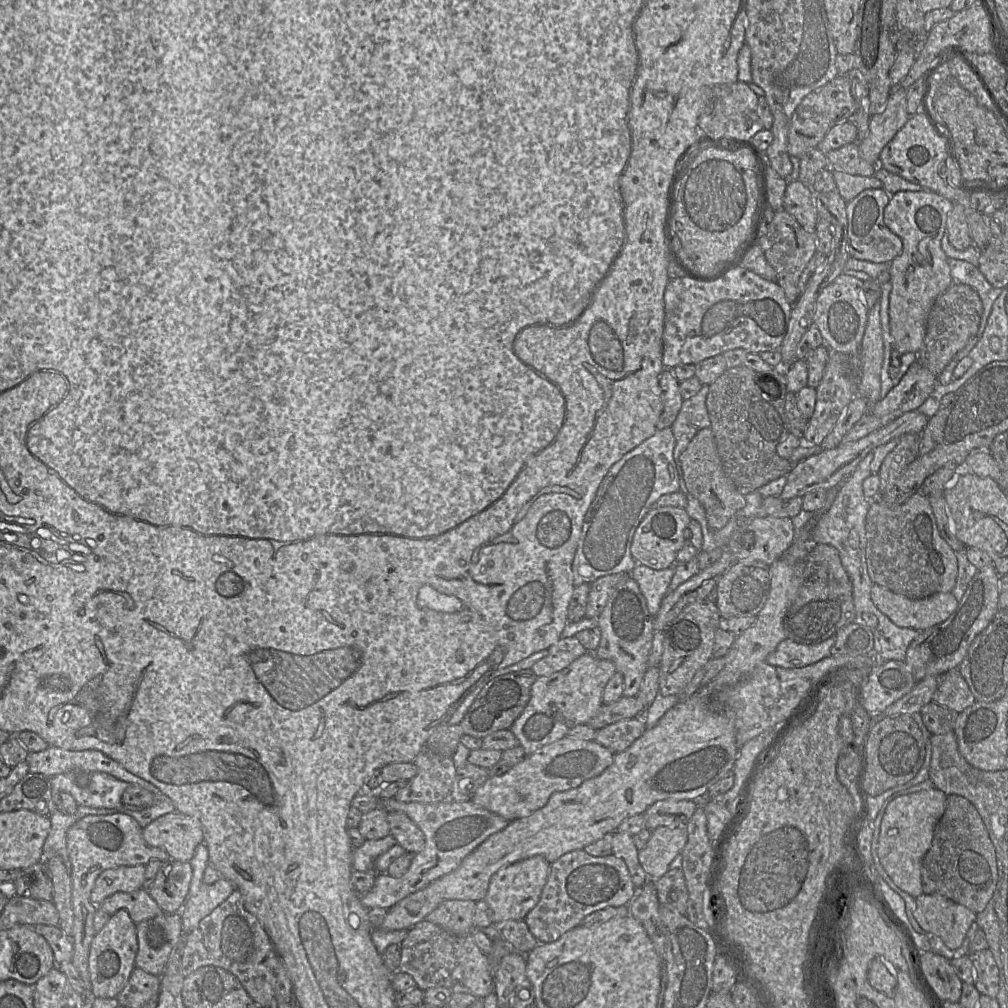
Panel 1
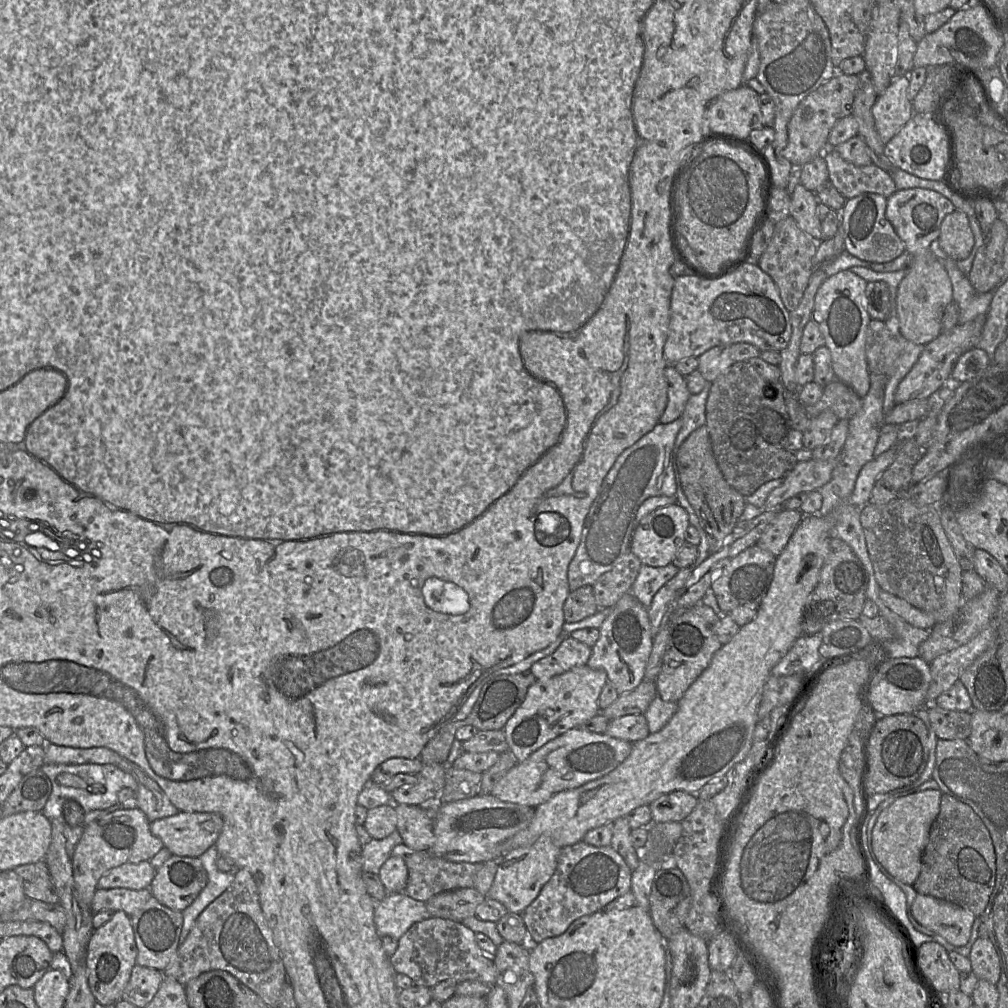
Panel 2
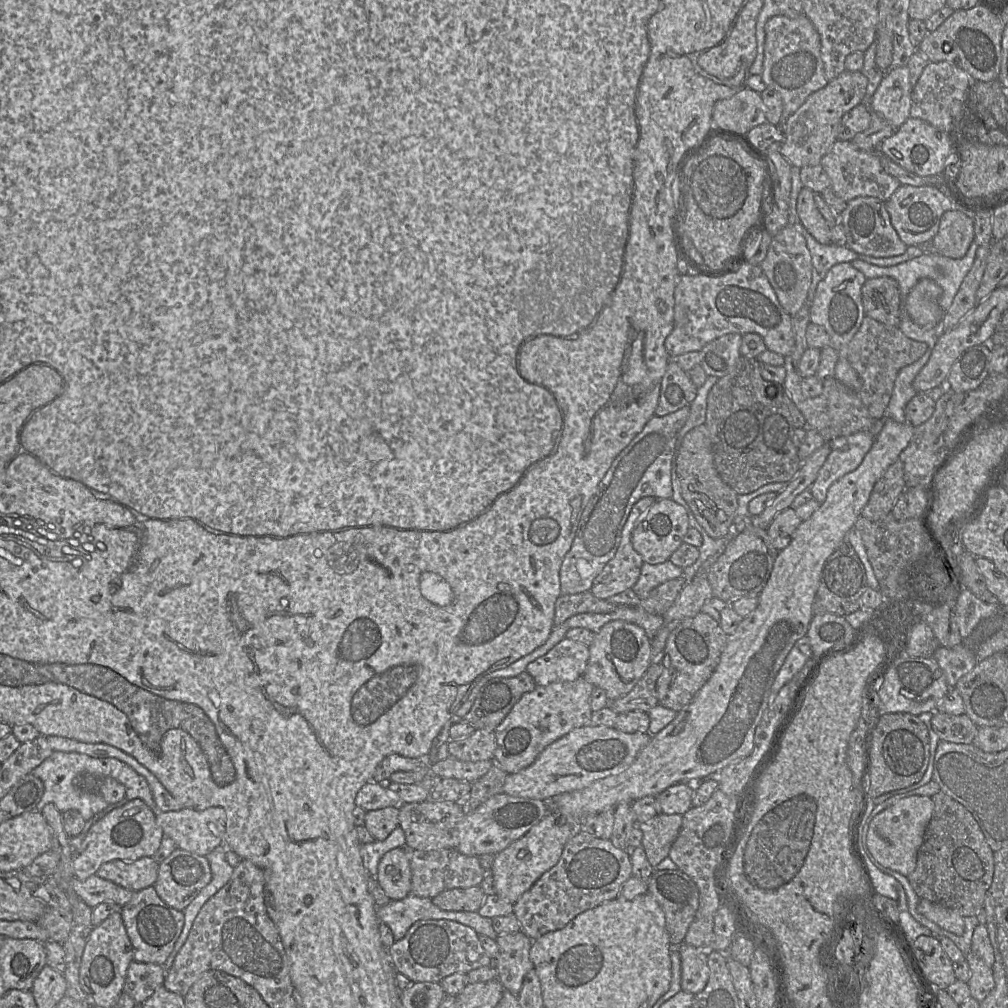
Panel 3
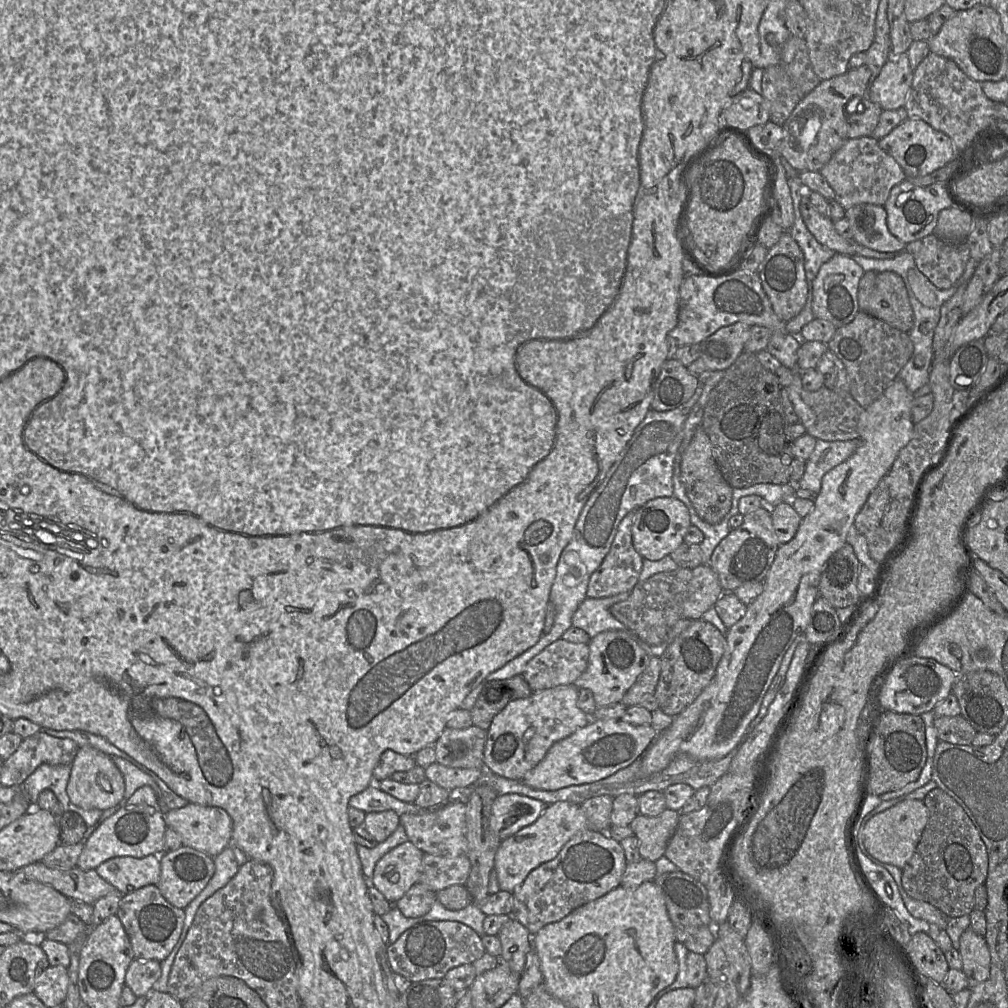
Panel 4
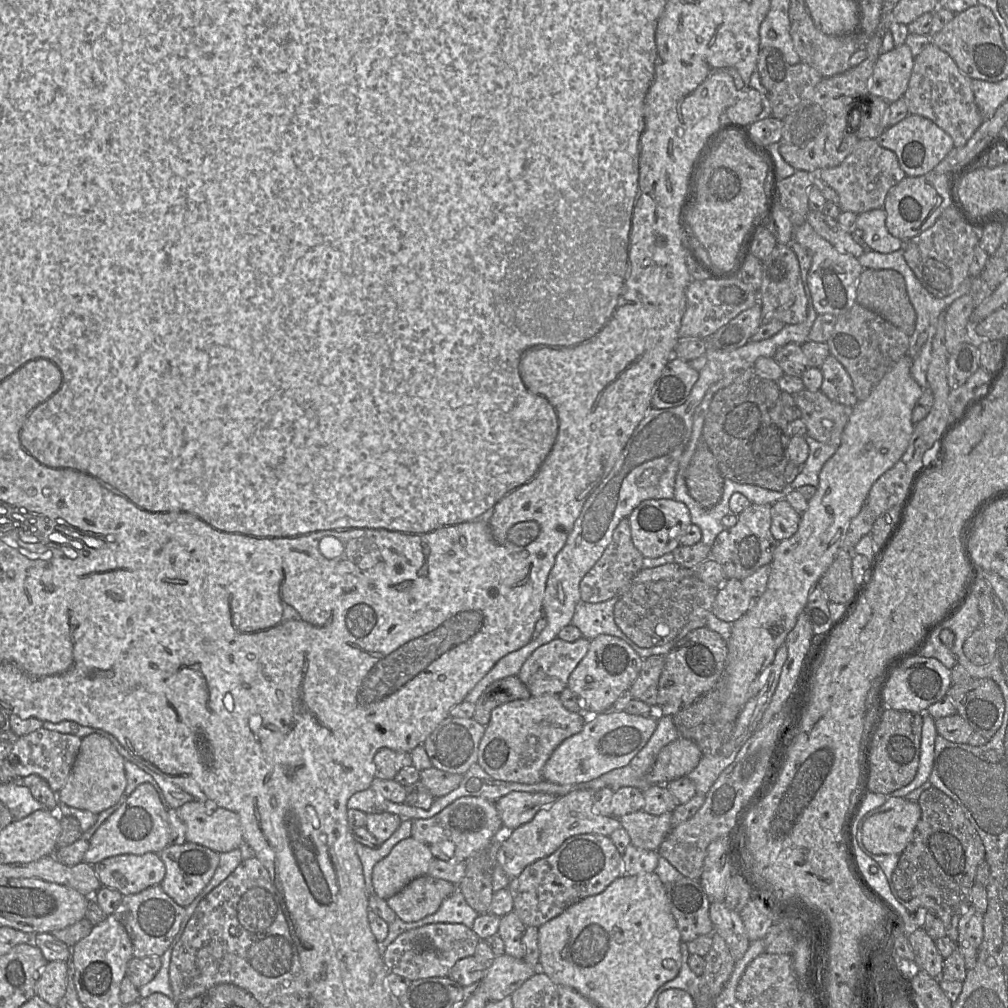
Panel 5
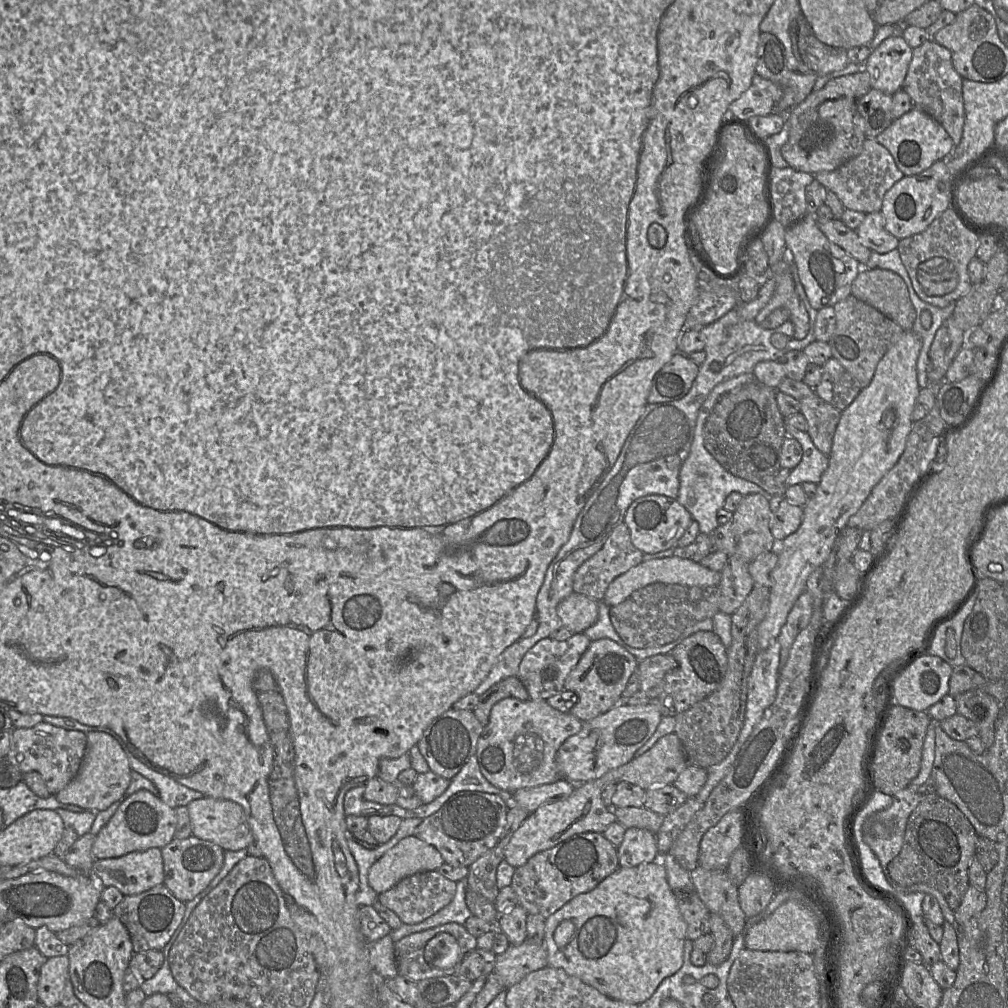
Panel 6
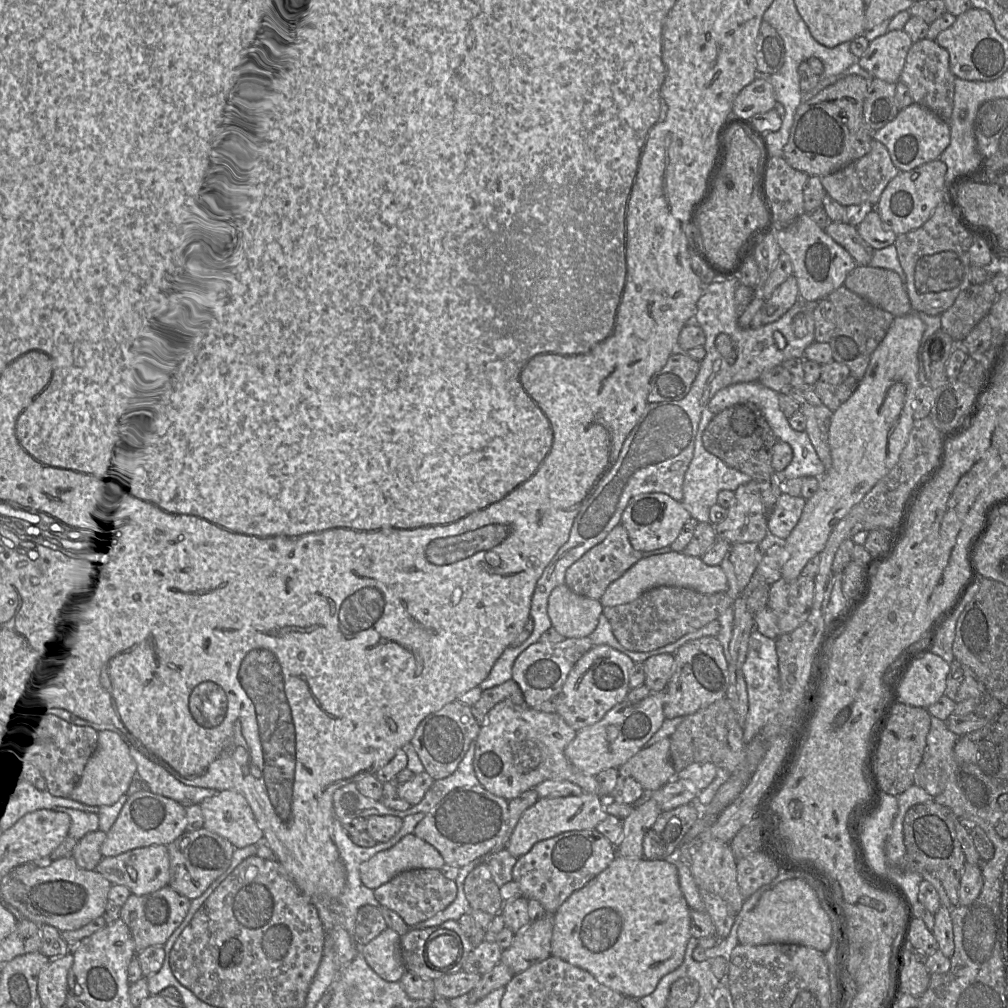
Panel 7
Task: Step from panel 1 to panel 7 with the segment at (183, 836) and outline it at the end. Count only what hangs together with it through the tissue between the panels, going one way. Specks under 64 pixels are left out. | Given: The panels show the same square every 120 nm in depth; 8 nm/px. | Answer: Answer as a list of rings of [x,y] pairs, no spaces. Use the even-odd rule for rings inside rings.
[[[223,790],[200,803],[203,827],[224,837],[235,848],[243,848],[263,841],[247,799],[234,790]]]

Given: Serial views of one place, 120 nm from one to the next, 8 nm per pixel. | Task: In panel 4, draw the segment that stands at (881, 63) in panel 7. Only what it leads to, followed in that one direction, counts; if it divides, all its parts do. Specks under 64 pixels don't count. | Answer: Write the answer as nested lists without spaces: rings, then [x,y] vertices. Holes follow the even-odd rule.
[[[907,53],[890,56],[869,86],[867,97],[883,110],[904,107],[913,72]]]

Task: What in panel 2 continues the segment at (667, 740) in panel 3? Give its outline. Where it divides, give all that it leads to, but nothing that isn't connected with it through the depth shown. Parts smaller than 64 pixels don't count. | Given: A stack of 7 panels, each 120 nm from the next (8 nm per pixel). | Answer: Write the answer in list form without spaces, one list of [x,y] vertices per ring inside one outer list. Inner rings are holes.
[[[896,446],[891,447],[867,462],[859,472],[849,503],[863,507],[869,502],[872,489],[878,477],[891,465],[896,456]],[[803,515],[785,549],[776,558],[773,579],[758,607],[756,617],[740,627],[730,642],[722,645],[713,655],[709,666],[678,701],[677,711],[667,724],[660,731],[633,743],[628,757],[607,775],[578,788],[561,791],[547,802],[535,807],[529,825],[501,844],[501,858],[514,849],[532,845],[541,836],[549,837],[559,848],[578,843],[589,830],[613,823],[635,808],[649,805],[662,795],[674,791],[697,794],[705,784],[725,776],[731,767],[742,761],[752,745],[758,722],[758,707],[771,670],[802,635],[803,608],[818,583],[821,568],[828,554],[830,531],[833,527],[834,519],[831,516]]]

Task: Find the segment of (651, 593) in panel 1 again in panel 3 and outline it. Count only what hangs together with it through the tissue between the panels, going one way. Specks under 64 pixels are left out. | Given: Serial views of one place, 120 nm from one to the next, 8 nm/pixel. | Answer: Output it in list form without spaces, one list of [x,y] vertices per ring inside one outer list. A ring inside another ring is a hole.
[[[667,560],[661,564],[643,562],[638,581],[632,587],[639,599],[648,597],[649,593],[666,581],[682,577],[683,569]]]

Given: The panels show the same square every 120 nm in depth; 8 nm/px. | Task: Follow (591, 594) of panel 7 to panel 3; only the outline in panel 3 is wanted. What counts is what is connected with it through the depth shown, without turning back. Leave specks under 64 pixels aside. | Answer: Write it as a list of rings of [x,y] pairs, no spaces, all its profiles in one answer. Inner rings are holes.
[[[641,498],[637,501],[623,526],[621,540],[614,557],[594,579],[591,593],[601,600],[631,589],[639,579],[643,560],[632,546],[632,532],[640,518],[656,499]]]

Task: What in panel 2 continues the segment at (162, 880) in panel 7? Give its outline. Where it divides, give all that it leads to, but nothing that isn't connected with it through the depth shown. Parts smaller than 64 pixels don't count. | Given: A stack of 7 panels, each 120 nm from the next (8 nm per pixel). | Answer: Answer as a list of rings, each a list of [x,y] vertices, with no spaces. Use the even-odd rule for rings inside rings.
[[[150,861],[124,863],[110,869],[98,880],[97,888],[150,889],[156,870]]]

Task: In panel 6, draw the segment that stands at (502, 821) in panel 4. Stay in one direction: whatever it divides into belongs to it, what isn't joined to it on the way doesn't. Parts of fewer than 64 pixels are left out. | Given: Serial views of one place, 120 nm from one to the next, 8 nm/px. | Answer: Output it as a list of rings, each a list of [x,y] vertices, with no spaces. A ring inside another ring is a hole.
[[[561,778],[551,784],[519,789],[508,795],[508,802],[511,806],[518,806],[531,814],[544,804],[568,797],[574,791],[575,785],[567,779]]]

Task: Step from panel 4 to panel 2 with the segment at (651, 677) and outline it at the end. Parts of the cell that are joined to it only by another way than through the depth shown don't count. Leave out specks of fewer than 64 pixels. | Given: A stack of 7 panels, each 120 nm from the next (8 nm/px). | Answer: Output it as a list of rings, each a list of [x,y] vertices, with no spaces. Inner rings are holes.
[[[643,680],[634,690],[621,694],[600,713],[608,720],[626,715],[645,715],[646,710],[657,696],[655,681]]]

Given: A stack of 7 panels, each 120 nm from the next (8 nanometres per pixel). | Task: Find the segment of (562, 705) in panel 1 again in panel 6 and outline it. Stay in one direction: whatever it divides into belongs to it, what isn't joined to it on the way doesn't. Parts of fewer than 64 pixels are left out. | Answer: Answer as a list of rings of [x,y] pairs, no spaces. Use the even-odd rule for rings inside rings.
[[[504,698],[492,707],[488,723],[477,742],[476,756],[480,771],[504,795],[511,795],[519,789],[554,783],[562,778],[556,765],[556,753],[567,738],[580,732],[582,726],[583,722],[577,717],[554,709],[546,700]]]

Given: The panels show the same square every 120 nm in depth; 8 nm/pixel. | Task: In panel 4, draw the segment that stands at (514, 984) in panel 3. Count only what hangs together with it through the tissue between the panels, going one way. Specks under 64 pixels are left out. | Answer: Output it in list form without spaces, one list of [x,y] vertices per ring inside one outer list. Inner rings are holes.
[[[510,917],[497,936],[502,945],[501,961],[507,963],[512,972],[521,975],[527,954],[533,949],[533,935],[518,920]]]

